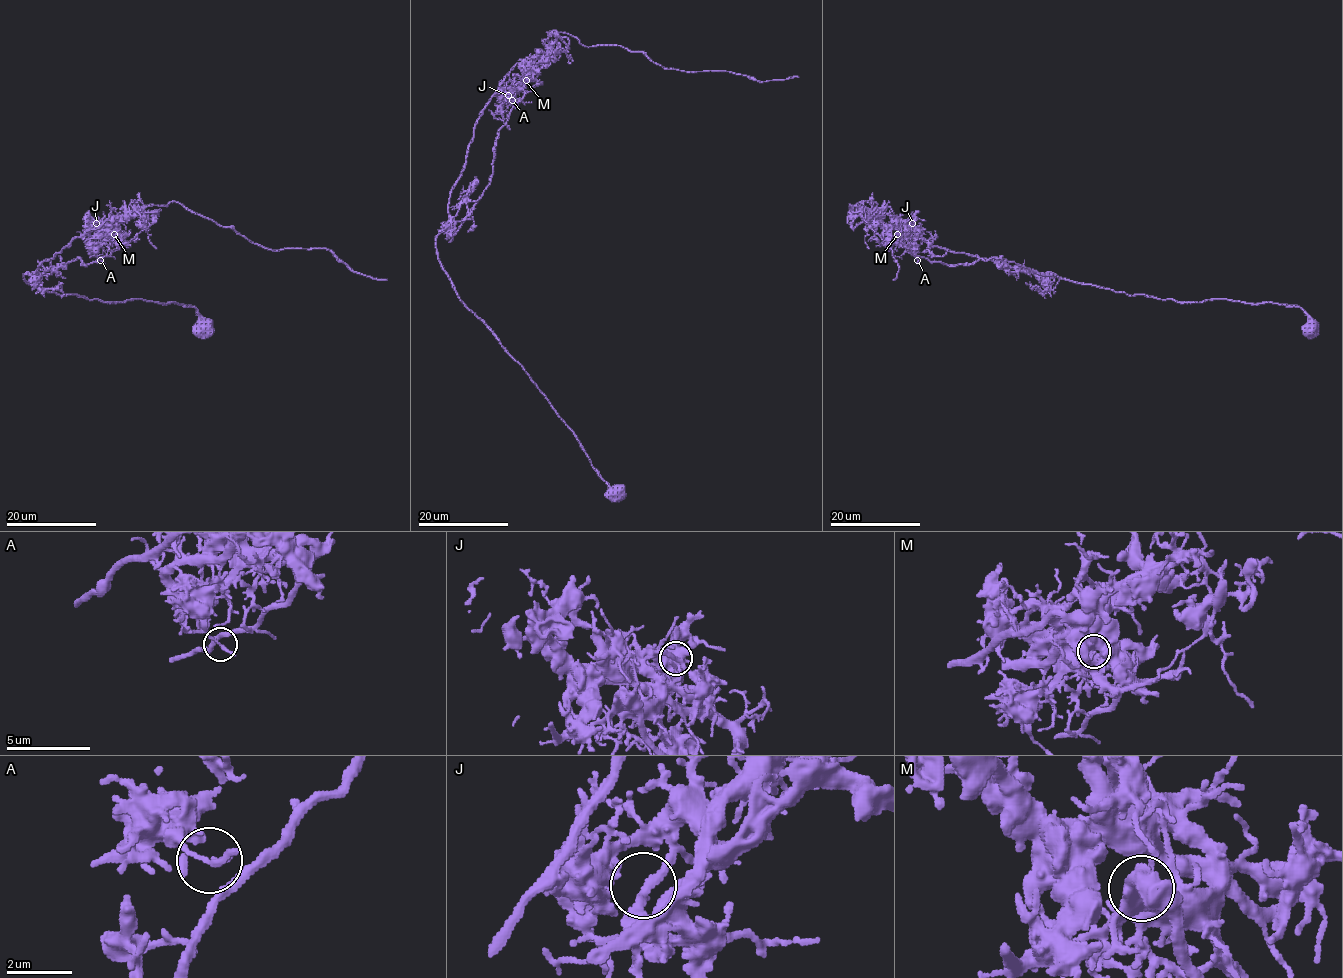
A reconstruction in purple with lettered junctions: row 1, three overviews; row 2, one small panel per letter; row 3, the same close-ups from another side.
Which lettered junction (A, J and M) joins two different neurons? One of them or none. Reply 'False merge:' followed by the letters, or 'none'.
False merge: M

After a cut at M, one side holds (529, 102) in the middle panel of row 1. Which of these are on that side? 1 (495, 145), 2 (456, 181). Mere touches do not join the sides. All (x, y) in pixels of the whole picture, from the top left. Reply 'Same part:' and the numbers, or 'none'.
Same part: 1

